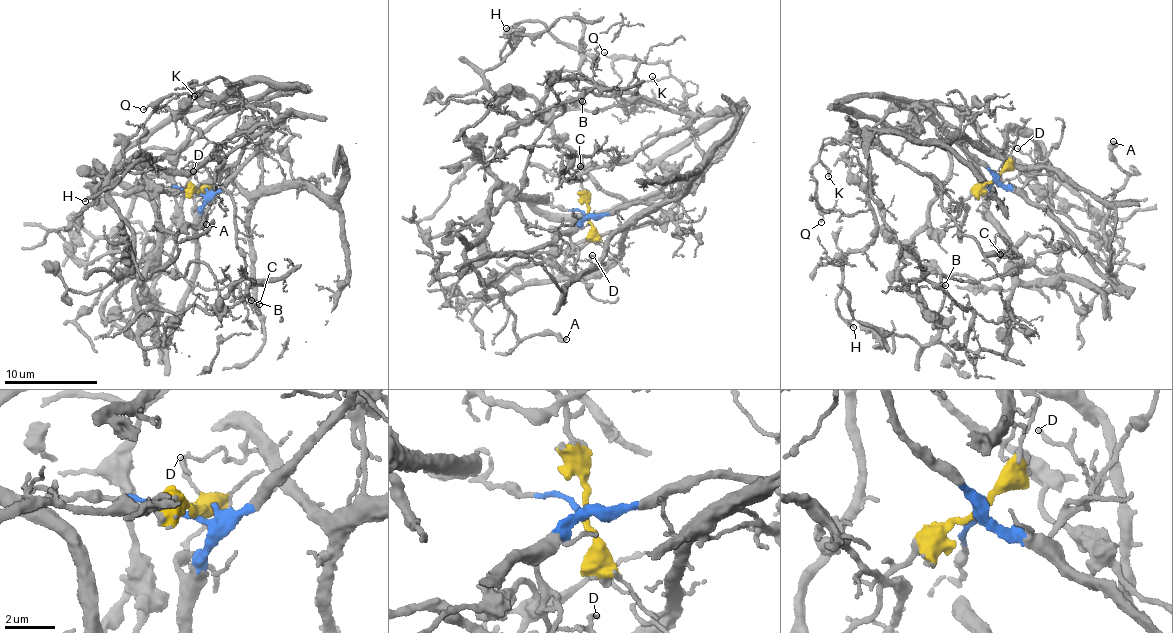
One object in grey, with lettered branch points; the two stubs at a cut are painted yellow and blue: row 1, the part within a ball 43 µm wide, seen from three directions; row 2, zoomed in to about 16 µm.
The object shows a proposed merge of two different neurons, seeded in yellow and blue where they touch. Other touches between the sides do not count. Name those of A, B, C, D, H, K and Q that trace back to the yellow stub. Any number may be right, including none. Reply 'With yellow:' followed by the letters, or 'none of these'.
With yellow: B, C, H

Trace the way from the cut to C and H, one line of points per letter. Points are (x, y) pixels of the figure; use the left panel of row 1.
C: (197, 191), (190, 184), (184, 188), (214, 180), (229, 195), (246, 263), (235, 296), (260, 304)
H: (197, 191), (184, 188), (232, 167), (265, 124), (185, 171), (157, 170), (147, 158), (84, 200)

